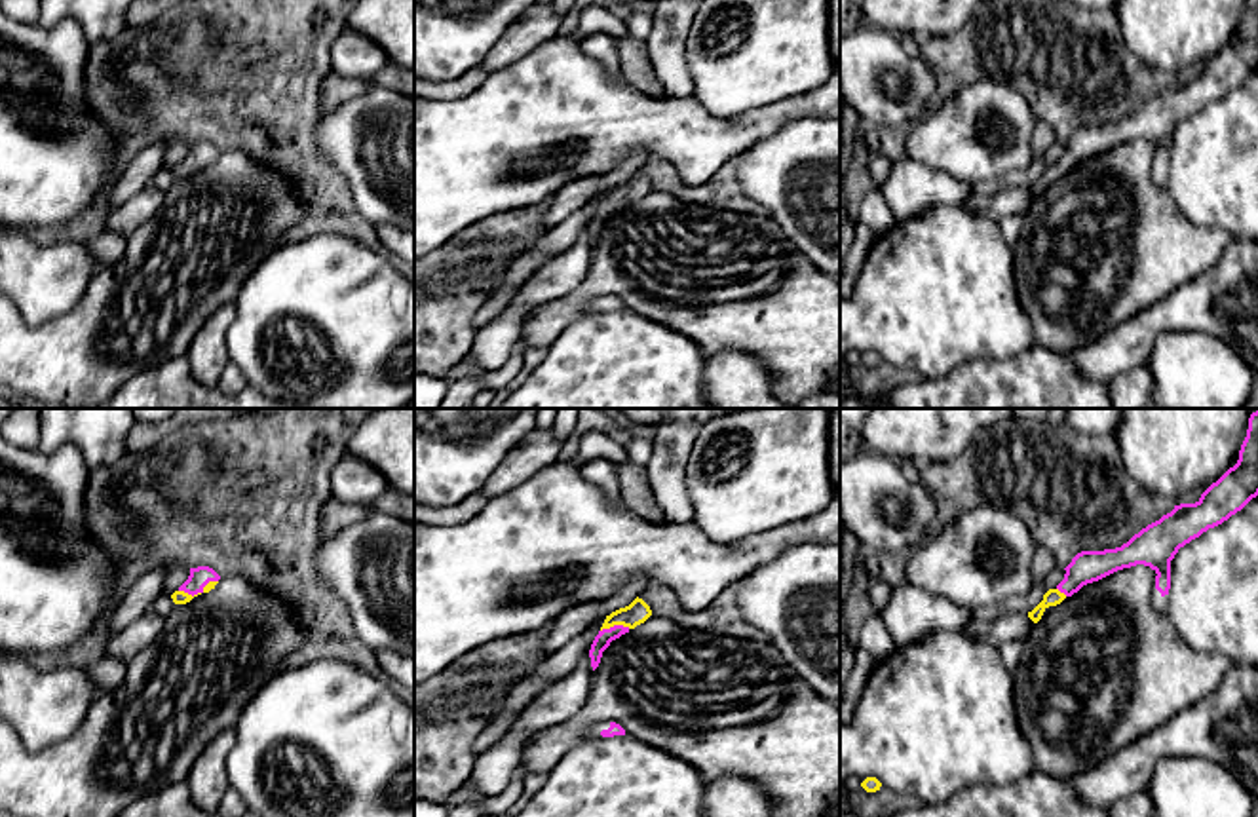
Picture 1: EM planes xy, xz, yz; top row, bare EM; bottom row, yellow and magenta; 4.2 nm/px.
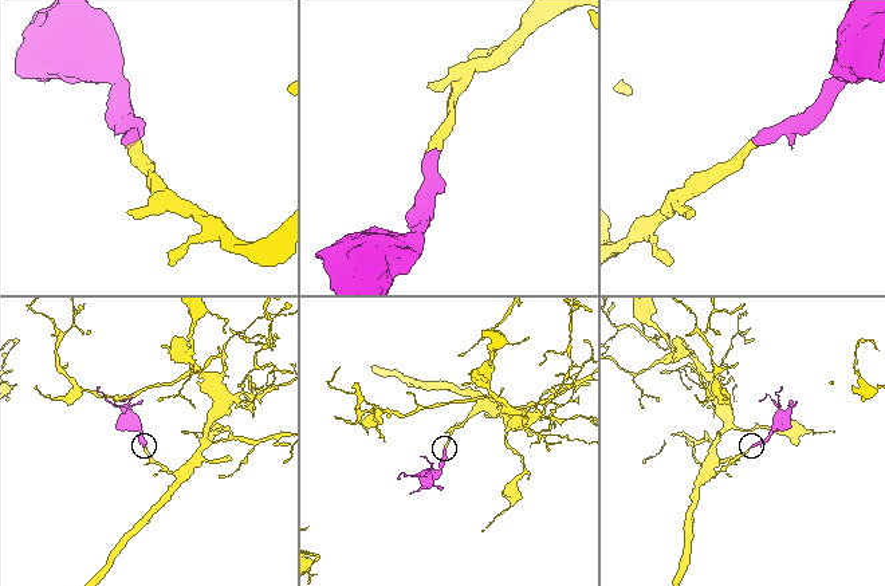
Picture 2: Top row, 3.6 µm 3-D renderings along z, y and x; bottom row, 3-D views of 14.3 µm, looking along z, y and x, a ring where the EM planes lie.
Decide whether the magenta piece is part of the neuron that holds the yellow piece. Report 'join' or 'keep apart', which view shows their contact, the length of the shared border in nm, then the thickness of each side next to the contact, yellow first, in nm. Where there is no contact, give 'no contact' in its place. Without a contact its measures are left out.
join | xy | 180 nm | 60/90 nm

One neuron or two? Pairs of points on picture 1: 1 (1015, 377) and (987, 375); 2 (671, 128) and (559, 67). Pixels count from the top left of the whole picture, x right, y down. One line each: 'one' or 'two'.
1: one
2: one

